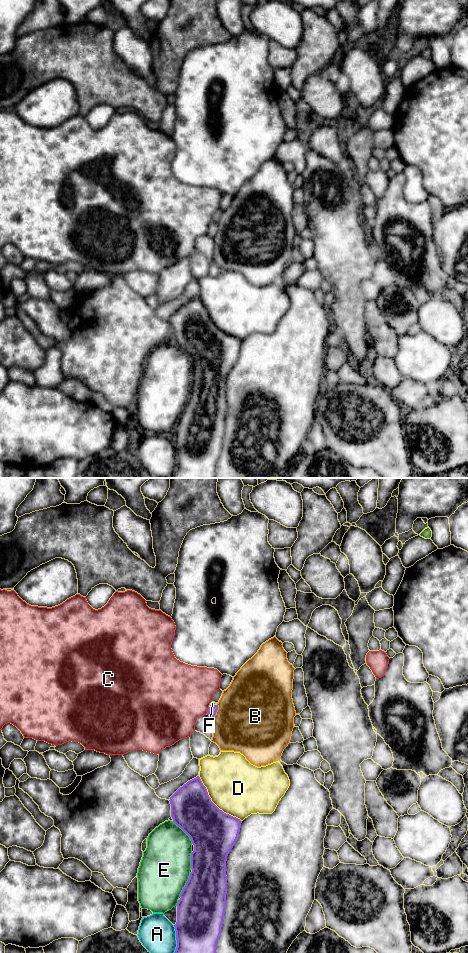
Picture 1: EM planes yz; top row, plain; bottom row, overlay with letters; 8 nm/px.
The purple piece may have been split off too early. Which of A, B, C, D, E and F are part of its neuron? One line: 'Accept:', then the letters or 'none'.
Accept: F

